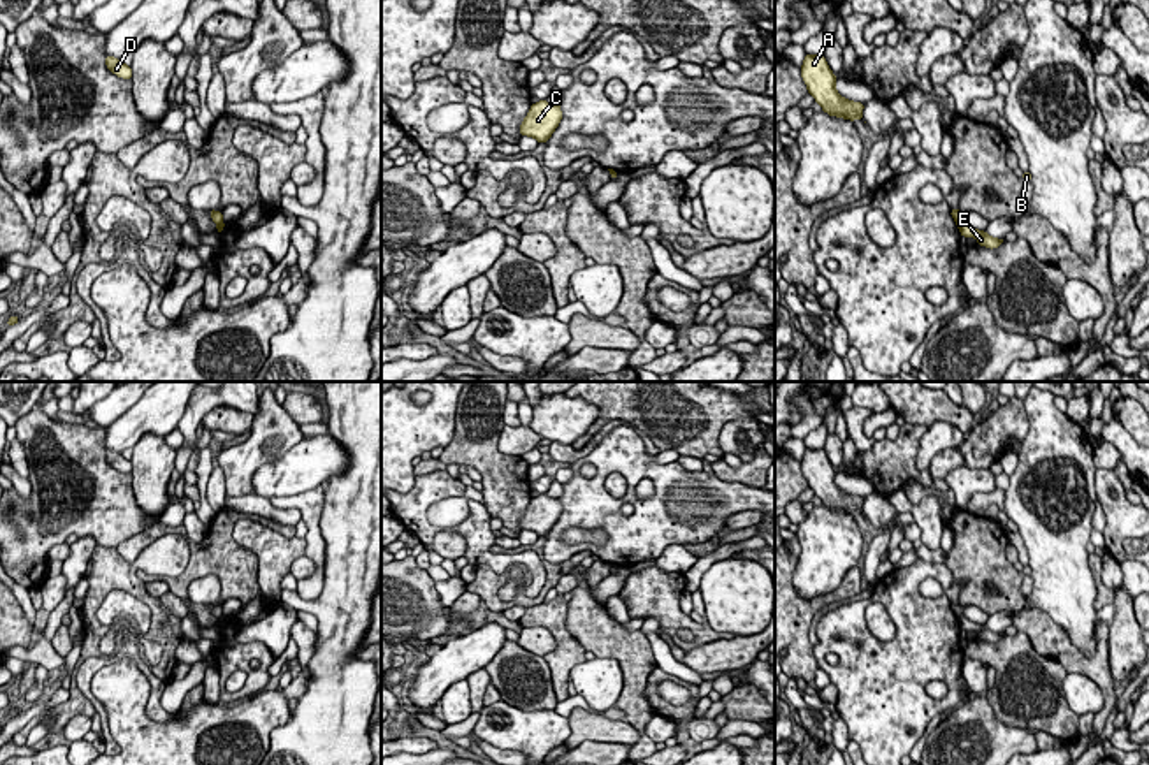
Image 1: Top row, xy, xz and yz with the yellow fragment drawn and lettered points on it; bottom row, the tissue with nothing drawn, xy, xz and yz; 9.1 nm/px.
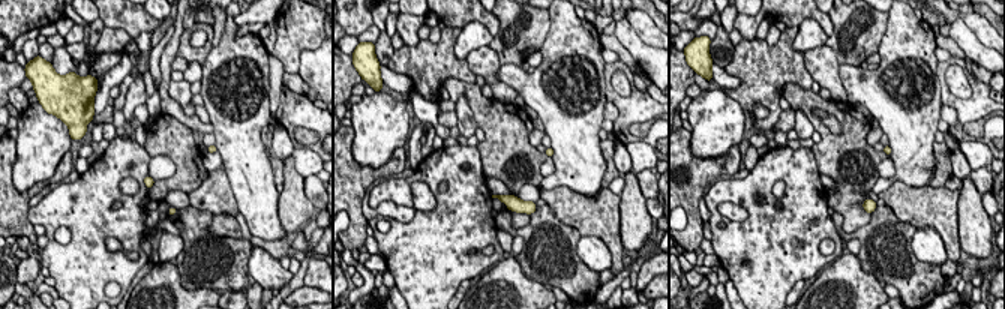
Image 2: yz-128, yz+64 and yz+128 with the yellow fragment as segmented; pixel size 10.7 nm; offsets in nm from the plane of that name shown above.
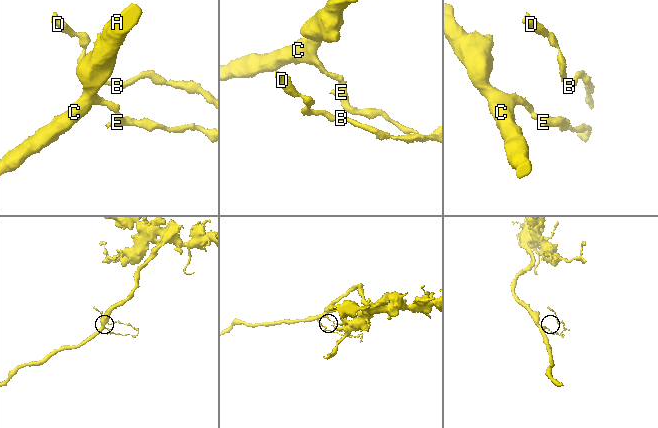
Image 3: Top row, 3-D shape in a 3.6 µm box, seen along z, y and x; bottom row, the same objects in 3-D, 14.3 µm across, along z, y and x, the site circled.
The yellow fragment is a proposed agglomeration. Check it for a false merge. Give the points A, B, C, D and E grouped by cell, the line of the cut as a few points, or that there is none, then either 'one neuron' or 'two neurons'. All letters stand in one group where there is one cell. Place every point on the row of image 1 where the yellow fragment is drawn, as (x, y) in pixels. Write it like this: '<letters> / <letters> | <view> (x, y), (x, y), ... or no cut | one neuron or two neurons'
A C / B D E | yz (963, 222), (958, 225) | two neurons

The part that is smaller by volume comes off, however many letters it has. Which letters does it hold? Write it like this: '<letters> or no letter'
B, D, E

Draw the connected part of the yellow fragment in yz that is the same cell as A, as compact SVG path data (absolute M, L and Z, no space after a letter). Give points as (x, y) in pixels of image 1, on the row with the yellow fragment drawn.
M805 55L801 65L801 77L808 88L808 93L820 104L822 111L829 116L838 116L845 120L863 120L863 102L852 102L843 98L836 91L836 76L826 63L824 55Z

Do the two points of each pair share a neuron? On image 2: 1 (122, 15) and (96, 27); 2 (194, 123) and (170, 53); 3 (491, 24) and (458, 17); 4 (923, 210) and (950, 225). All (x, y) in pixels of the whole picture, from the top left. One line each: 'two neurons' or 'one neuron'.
1: two neurons
2: one neuron
3: one neuron
4: one neuron

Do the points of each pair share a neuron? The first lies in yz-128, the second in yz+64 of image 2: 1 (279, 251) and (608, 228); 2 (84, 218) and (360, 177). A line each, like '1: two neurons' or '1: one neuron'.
1: one neuron
2: two neurons

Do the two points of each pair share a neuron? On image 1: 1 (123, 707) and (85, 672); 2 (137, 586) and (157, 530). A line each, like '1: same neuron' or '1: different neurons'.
1: different neurons
2: different neurons

